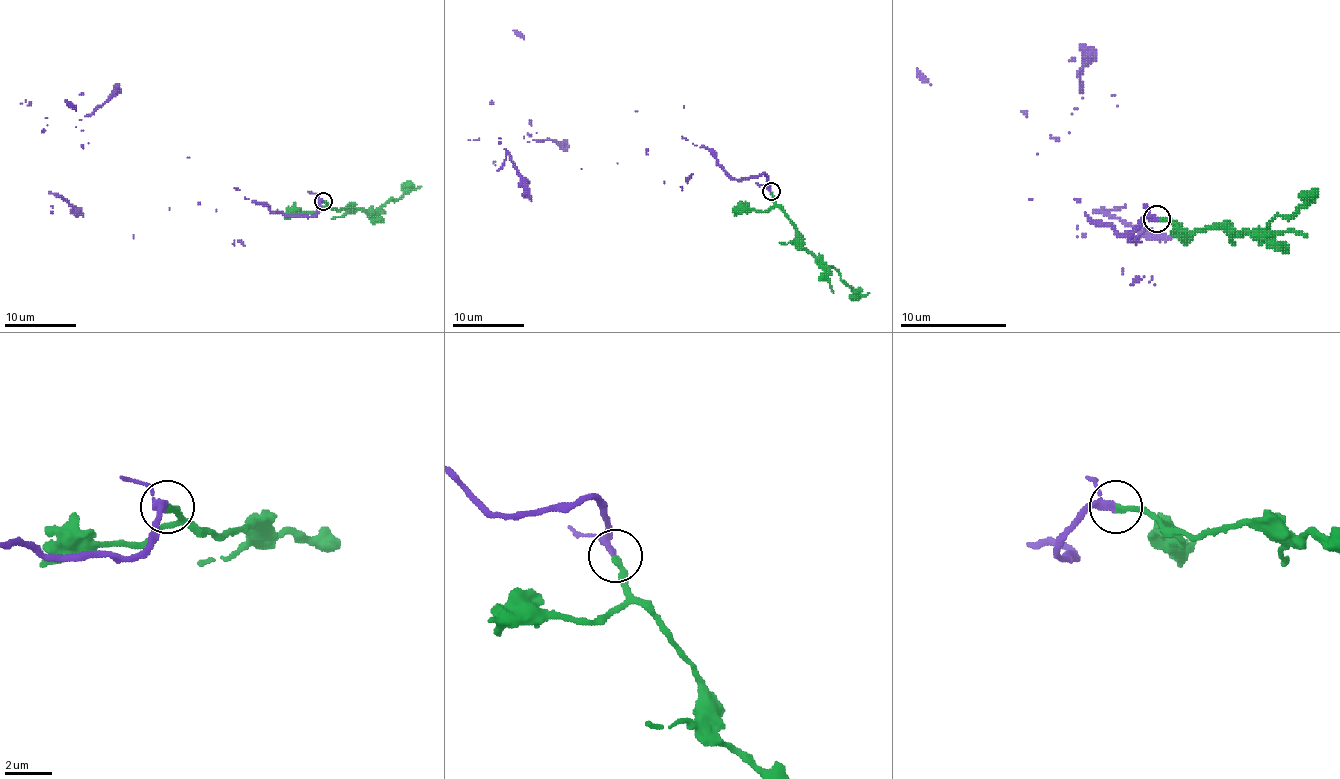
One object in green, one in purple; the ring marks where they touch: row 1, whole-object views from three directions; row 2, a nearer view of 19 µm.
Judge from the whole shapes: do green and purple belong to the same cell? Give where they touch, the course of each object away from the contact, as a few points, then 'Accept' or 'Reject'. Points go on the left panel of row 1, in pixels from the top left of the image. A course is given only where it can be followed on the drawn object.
Place: (323, 201). Course of green: (322, 200), (336, 209), (376, 211), (390, 199), (421, 186). Course of purple: (322, 200), (169, 208), (133, 235), (81, 215), (43, 129), (65, 100). Accept

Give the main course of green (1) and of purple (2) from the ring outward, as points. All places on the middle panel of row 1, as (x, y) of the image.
1: (770, 192), (772, 201), (797, 230), (797, 242), (838, 273), (844, 282), (860, 294), (869, 293)
2: (770, 192), (763, 174), (734, 179), (693, 143), (529, 188), (504, 149), (491, 100), (524, 39), (513, 30)

